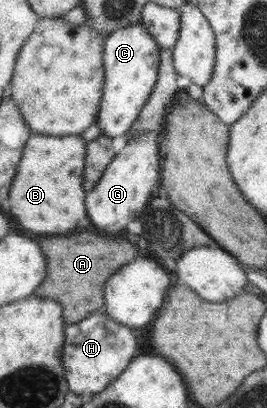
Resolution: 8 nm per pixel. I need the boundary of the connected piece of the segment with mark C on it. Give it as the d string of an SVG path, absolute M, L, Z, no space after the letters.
M141 21L109 33L104 41L104 86L95 125L101 134L116 138L126 134L138 118L157 81L161 48Z

